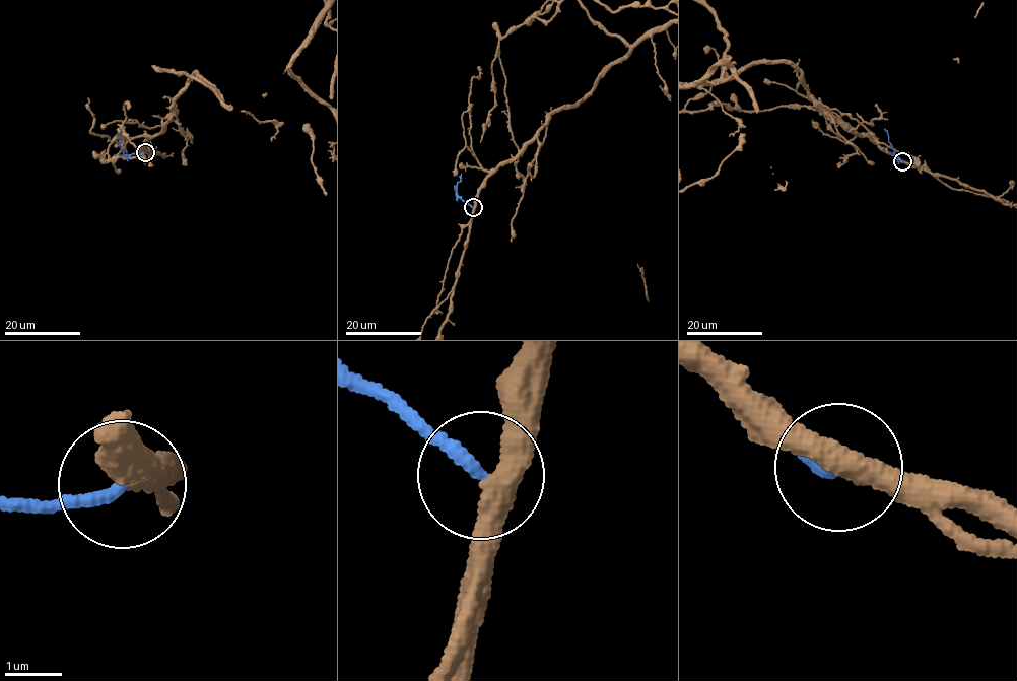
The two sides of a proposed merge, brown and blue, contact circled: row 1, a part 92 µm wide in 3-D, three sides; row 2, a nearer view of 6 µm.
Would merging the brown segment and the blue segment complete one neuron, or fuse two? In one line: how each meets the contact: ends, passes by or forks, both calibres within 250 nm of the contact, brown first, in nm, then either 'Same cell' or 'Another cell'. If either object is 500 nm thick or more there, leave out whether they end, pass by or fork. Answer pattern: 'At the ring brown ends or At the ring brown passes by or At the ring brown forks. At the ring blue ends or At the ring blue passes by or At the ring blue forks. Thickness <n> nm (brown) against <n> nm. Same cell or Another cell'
At the ring brown passes by. At the ring blue ends. Thickness 420 nm (brown) against 220 nm. Same cell

